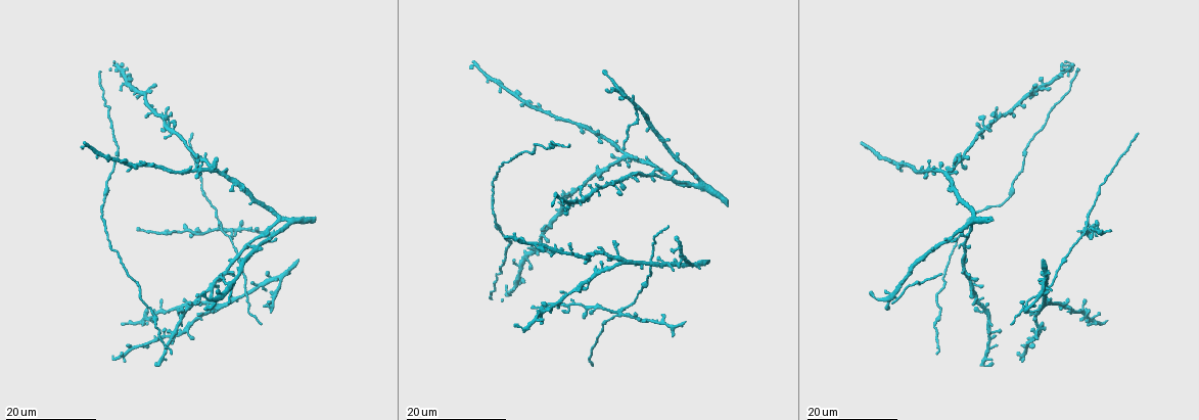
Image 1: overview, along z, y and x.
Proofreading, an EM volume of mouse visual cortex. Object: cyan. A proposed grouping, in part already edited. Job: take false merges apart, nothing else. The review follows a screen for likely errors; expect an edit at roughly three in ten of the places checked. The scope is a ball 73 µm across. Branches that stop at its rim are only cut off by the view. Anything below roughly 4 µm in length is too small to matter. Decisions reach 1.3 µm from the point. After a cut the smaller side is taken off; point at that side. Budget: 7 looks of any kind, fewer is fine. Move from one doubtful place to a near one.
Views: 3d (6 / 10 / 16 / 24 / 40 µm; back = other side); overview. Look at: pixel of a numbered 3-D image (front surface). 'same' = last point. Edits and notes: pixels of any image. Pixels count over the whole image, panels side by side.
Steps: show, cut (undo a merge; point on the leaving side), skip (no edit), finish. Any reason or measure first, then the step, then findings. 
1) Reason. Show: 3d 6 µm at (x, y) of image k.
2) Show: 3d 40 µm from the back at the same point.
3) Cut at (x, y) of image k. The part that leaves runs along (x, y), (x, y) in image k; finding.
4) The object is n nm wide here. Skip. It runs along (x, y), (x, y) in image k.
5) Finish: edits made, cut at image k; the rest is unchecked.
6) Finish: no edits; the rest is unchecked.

Show: 3d 24 µm at (247, 290) of image 1.

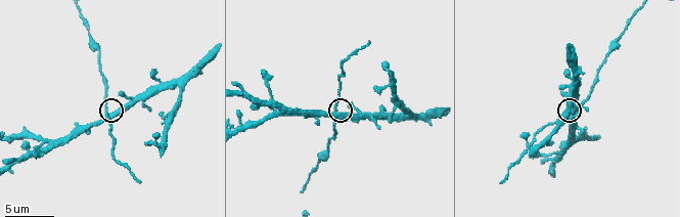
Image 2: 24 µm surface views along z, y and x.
Closer look. Show: 3d 6 µm at (107, 110) of image 2.

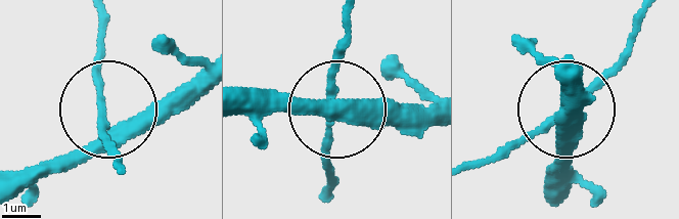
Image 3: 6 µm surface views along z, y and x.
The object is 350 nm wide here. Skip. It runs along (18, 193), (68, 164), (103, 112), (155, 125), (205, 95) in image 3; continuous, no second neuron.

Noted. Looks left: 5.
Four-way junction. Show: 3d 16 µm at (622, 158) of image 1.

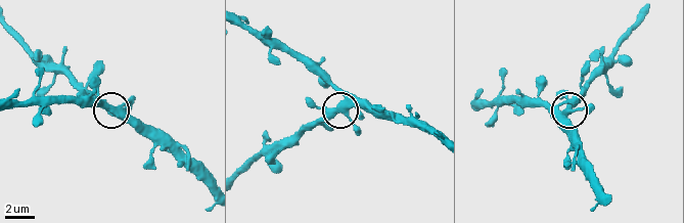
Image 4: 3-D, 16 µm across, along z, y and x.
Show: 3d 6 µm at (334, 110) of image 4.

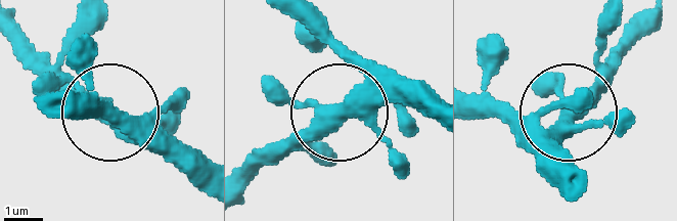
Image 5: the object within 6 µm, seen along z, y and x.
The object is 370 nm wide here. Skip. It runs along (343, 119), (417, 102) in image 5; continuous, no second neuron.

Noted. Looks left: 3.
Show: 3d 16 µm at (289, 221) of image 1.

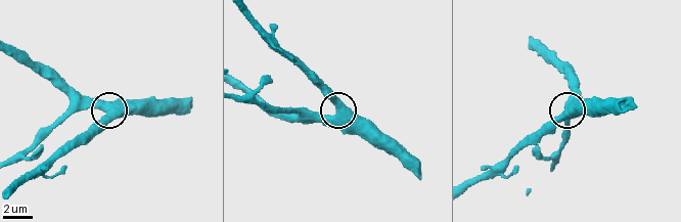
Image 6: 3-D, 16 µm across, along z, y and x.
Show: 3d 6 µm at (561, 118) of image 6.

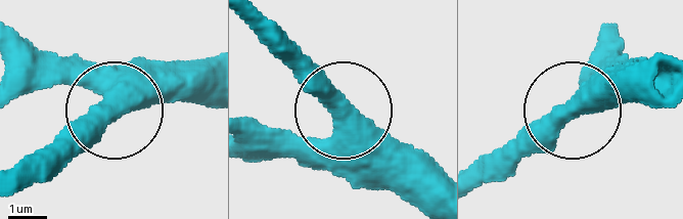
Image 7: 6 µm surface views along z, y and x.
The object is 480 nm wide here. Skip. One neuron here.

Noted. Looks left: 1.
Finish: no edits; the rest is unchecked.

